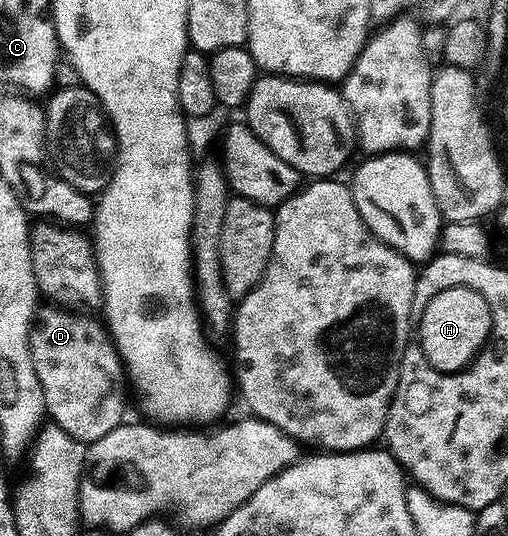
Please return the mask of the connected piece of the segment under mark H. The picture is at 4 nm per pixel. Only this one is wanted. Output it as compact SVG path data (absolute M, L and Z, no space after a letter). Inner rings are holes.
M455 286L428 299L420 329L416 332L416 343L432 368L454 373L465 369L475 359L491 328L492 318L486 299L468 286Z

